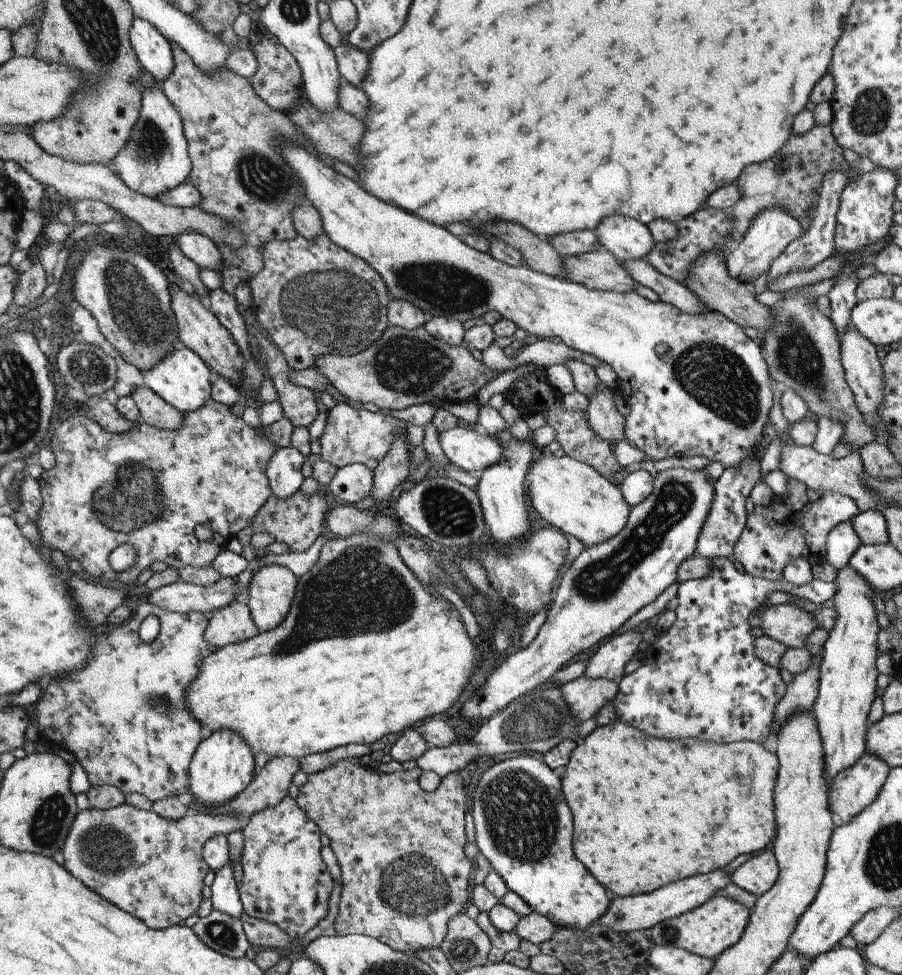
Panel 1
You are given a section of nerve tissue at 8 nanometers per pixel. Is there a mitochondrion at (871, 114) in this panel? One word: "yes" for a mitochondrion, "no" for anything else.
yes

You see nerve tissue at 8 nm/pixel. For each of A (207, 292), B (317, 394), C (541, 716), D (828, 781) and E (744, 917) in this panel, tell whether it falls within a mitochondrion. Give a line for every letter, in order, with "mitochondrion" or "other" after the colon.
A: other
B: other
C: mitochondrion
D: other
E: other

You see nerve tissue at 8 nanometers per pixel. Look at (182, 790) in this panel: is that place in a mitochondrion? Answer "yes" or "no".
no

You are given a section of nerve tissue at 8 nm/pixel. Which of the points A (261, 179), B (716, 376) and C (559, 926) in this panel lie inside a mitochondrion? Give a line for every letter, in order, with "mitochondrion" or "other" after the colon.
A: mitochondrion
B: mitochondrion
C: other

